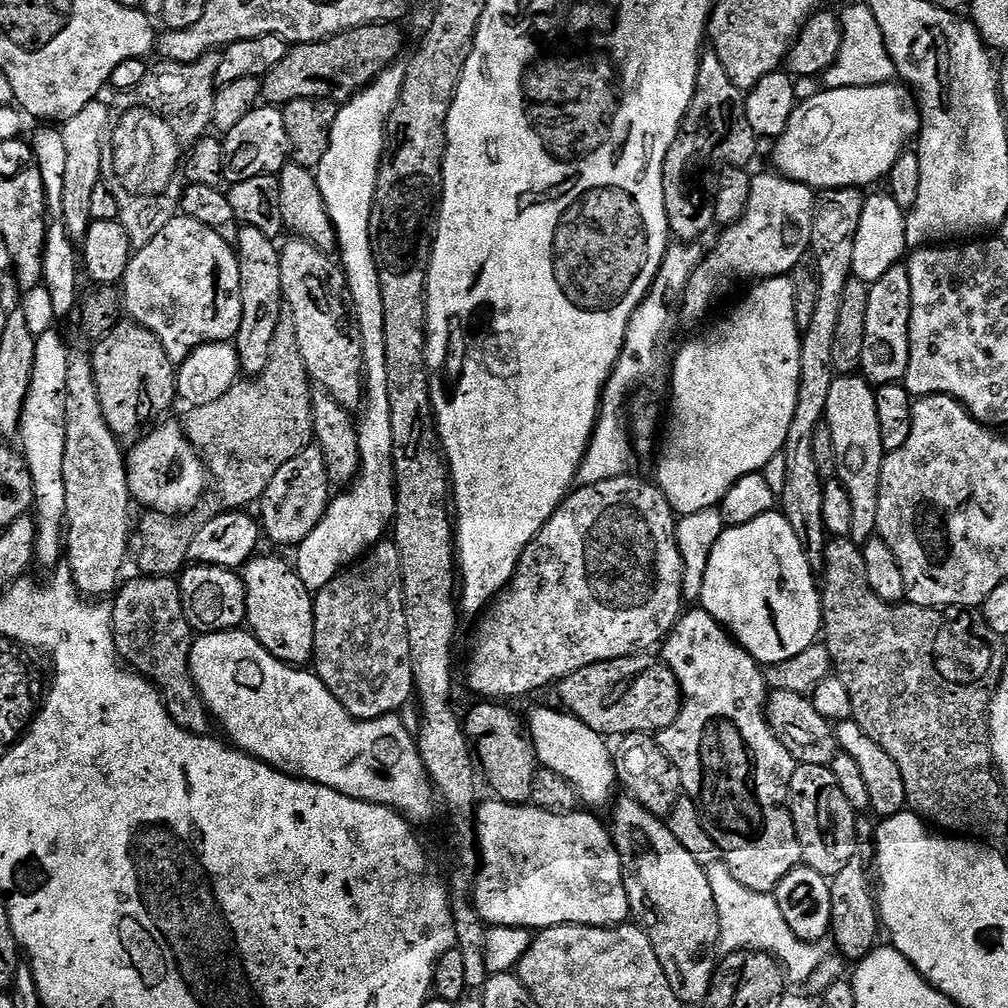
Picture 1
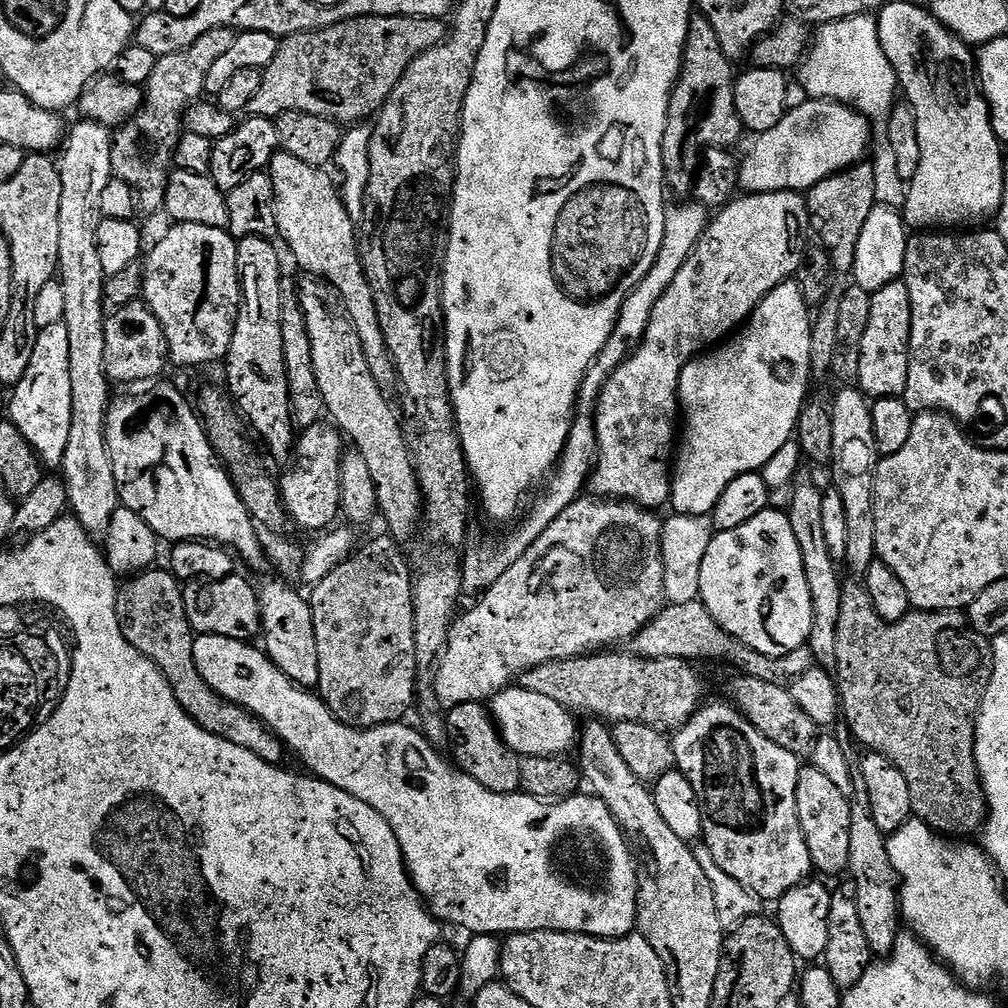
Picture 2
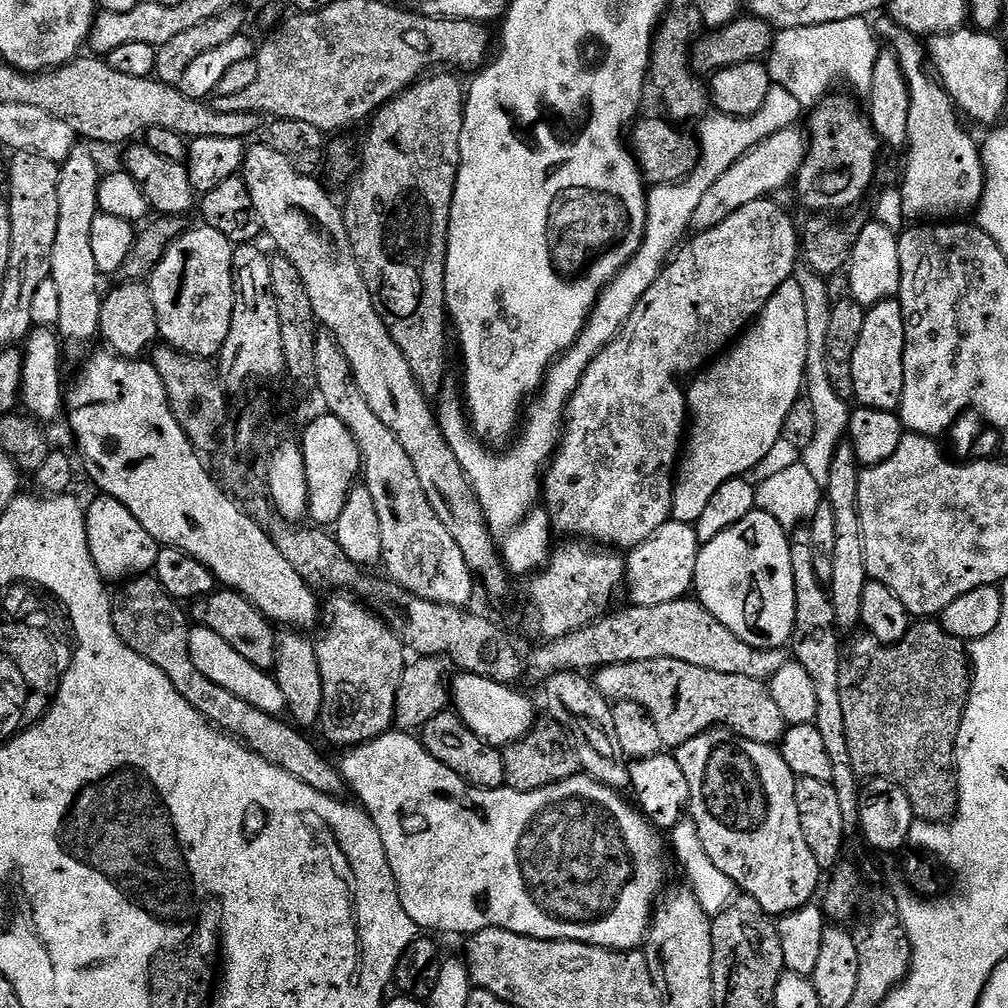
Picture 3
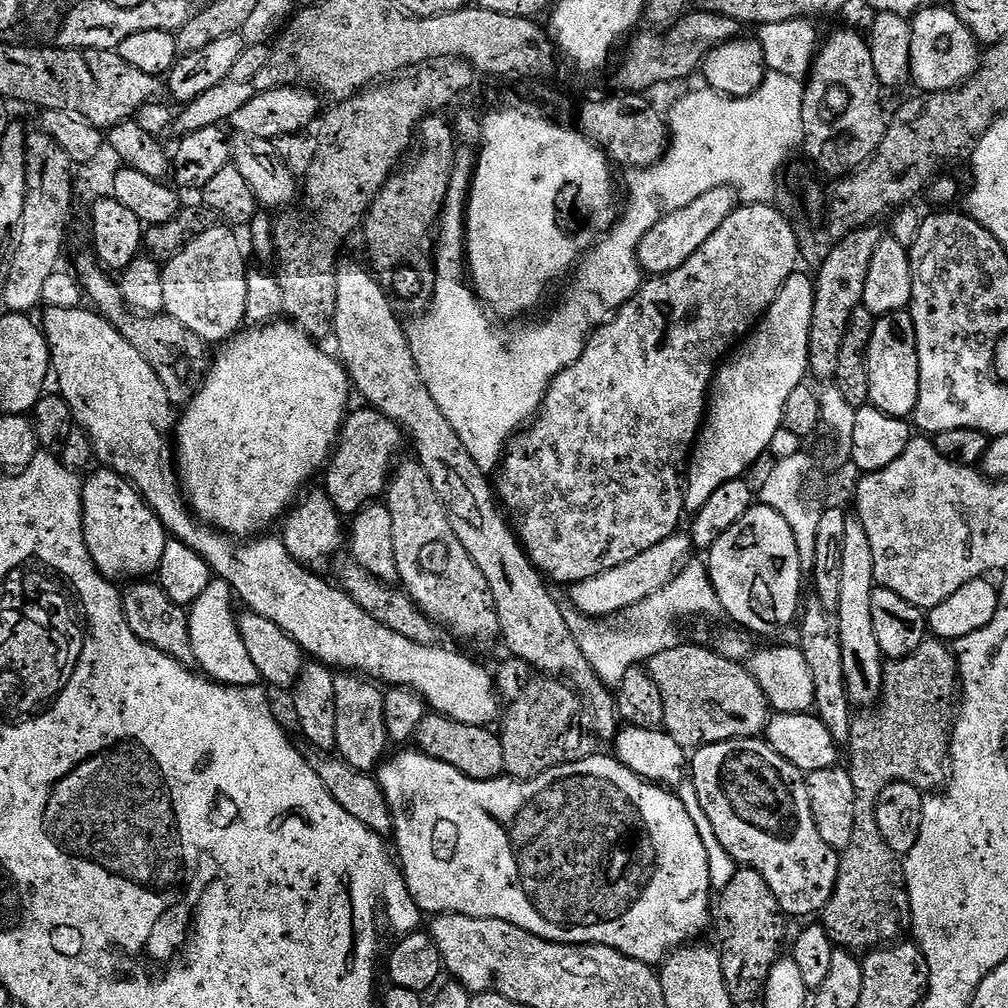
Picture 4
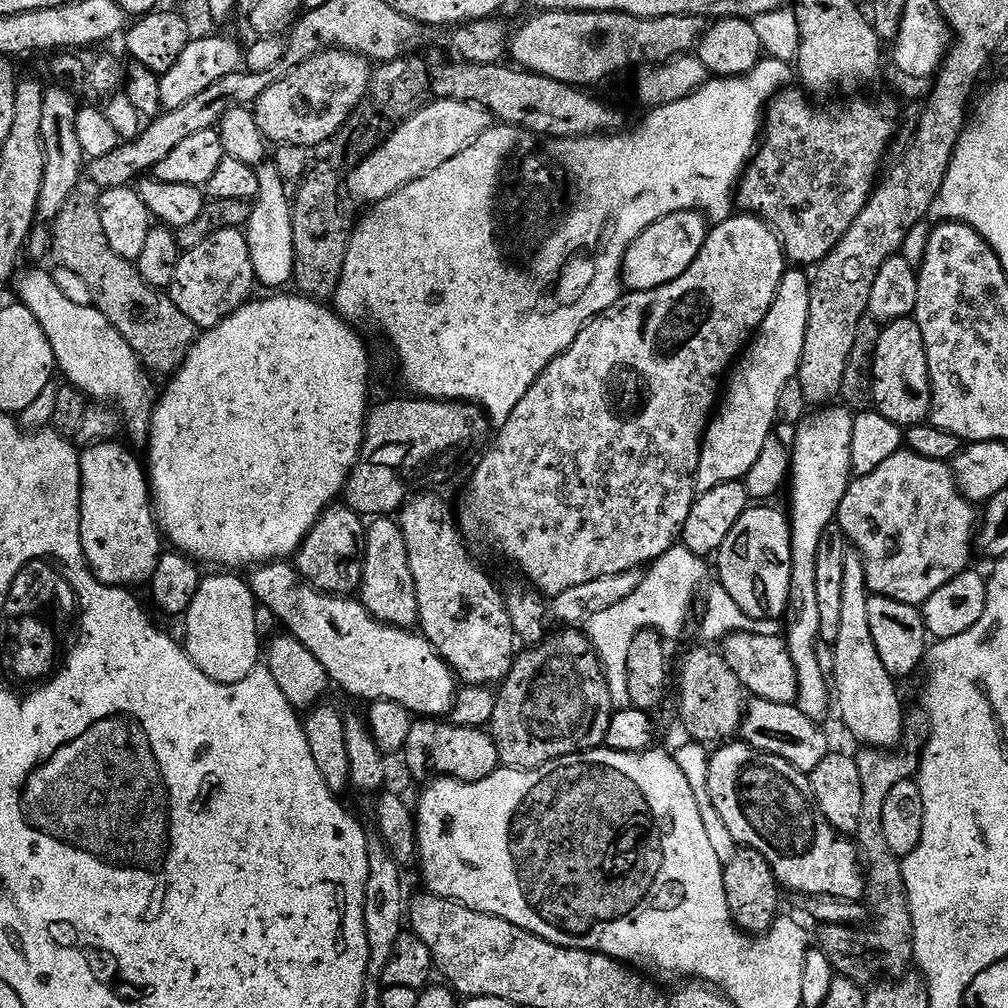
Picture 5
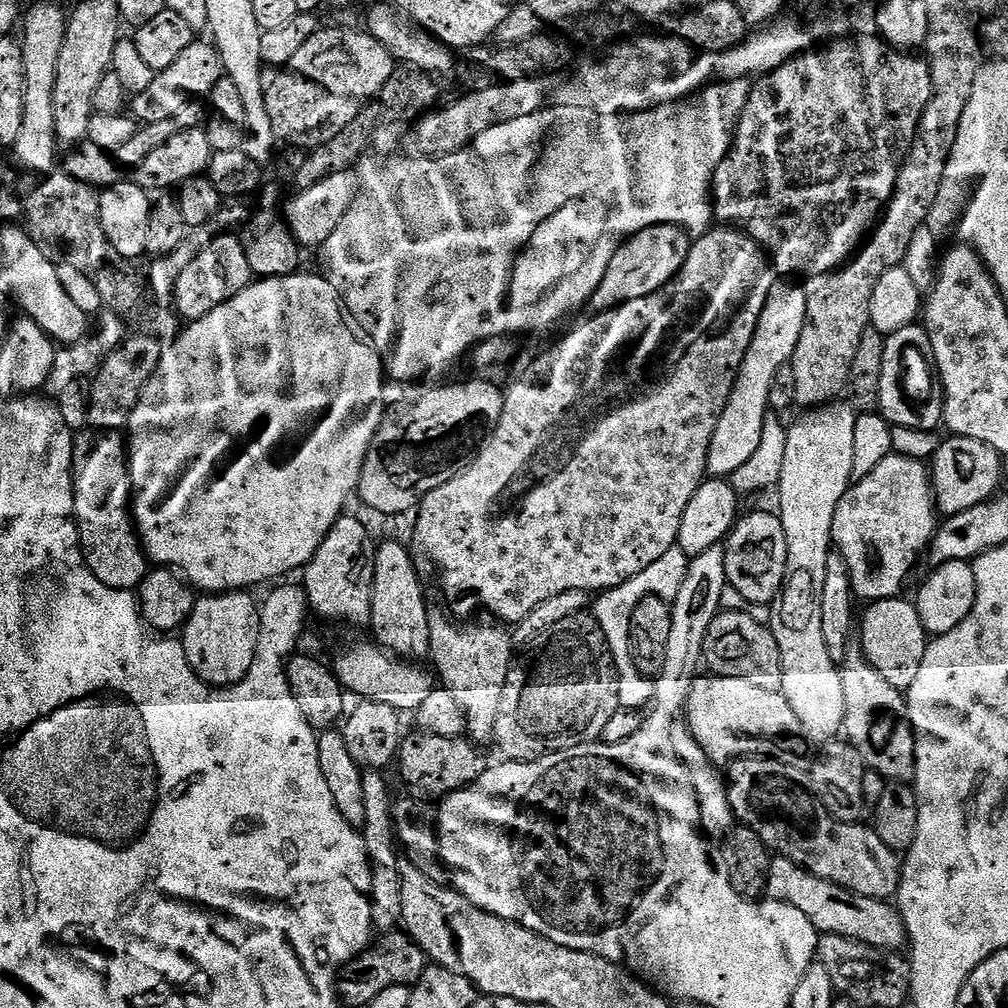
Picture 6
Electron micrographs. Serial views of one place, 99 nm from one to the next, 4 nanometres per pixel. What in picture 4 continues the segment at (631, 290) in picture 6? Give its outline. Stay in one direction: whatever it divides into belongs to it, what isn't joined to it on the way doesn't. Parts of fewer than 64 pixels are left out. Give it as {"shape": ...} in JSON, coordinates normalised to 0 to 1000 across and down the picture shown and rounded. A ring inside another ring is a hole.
{"shape":[[[723,185],[709,187],[704,188],[704,192],[696,192],[696,196],[688,196],[688,200],[681,204],[666,207],[637,236],[636,267],[647,276],[673,268],[673,264],[677,264],[688,252],[692,252],[696,240],[700,240],[700,236],[704,236],[704,232],[708,232],[708,228],[712,228],[712,224],[716,224],[716,220],[720,220],[720,216],[724,216],[724,212],[729,210],[731,205],[729,188]]]}

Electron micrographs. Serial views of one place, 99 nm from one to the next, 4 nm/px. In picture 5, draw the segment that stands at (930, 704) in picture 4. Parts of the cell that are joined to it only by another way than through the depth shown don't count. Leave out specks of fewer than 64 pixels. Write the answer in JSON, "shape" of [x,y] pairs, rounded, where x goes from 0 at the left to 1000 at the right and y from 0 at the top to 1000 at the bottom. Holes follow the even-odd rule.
{"shape":[[[860,740],[852,744],[854,746],[848,747],[847,753],[851,768],[855,768],[855,812],[851,812],[847,836],[859,858],[859,897],[863,902],[863,909],[869,912],[869,918],[850,923],[839,917],[818,917],[813,922],[812,940],[825,955],[826,964],[843,970],[854,978],[861,978],[878,970],[898,967],[902,963],[901,955],[906,955],[907,952],[907,919],[899,887],[897,862],[894,854],[883,843],[879,827],[875,823],[875,796],[879,796],[879,788],[883,788],[883,784],[887,784],[891,776],[904,774],[912,767],[913,752],[908,745],[893,746],[894,744]]]}

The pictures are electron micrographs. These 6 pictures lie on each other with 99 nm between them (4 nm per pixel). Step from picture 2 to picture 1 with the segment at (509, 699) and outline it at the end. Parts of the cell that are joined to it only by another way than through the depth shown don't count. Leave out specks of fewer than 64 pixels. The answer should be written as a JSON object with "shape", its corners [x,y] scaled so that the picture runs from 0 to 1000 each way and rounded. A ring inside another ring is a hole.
{"shape":[[[532,702],[522,710],[524,730],[528,733],[535,761],[545,762],[550,768],[562,772],[562,776],[569,780],[572,791],[584,798],[580,798],[584,803],[595,804],[591,802],[597,801],[603,793],[606,795],[607,785],[613,782],[609,750],[605,742],[603,746],[604,735],[585,724],[581,716],[566,706],[552,702]]]}

